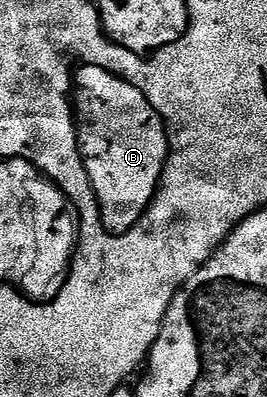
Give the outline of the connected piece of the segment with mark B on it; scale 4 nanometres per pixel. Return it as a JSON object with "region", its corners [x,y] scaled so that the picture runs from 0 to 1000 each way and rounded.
{"region":[[[311,179],[288,227],[311,297],[311,401],[352,453],[371,552],[393,577],[464,584],[524,552],[596,469],[629,390],[622,320],[588,280],[543,262],[513,229],[386,179]]]}

